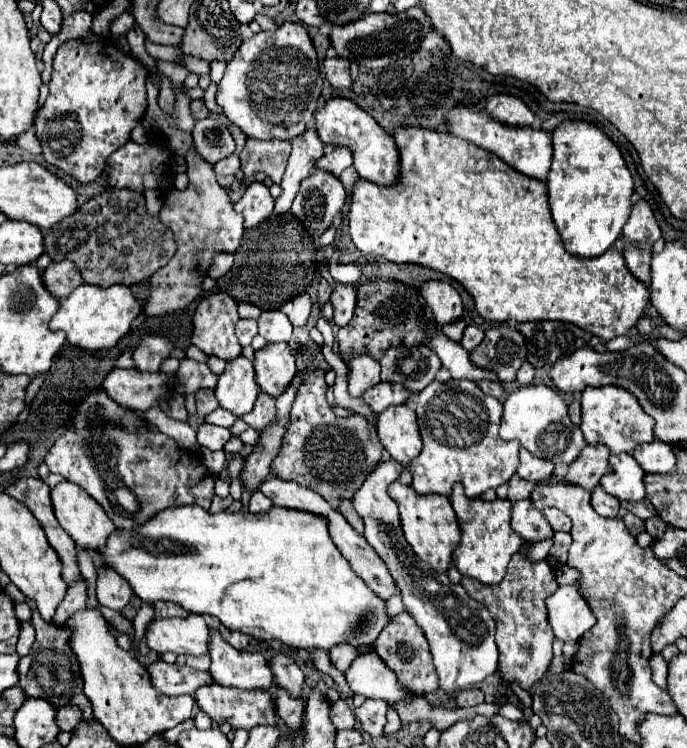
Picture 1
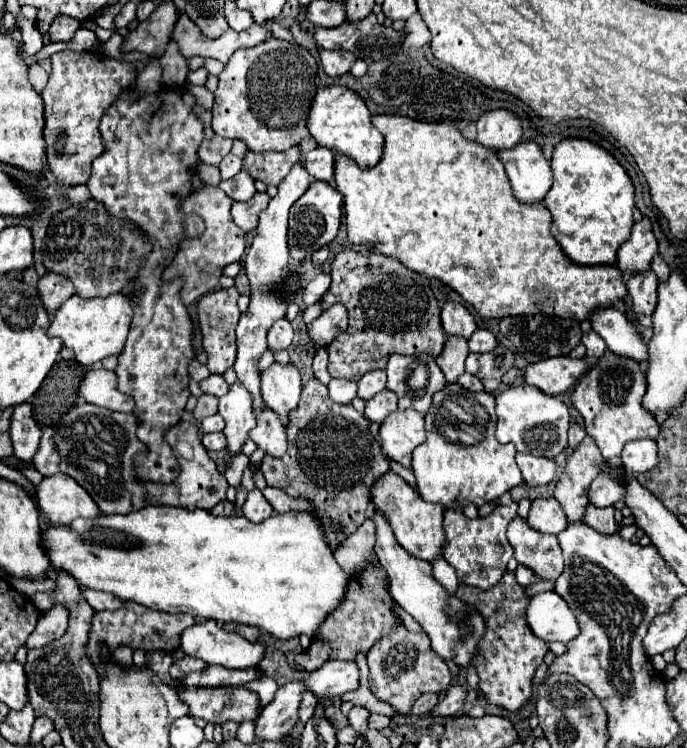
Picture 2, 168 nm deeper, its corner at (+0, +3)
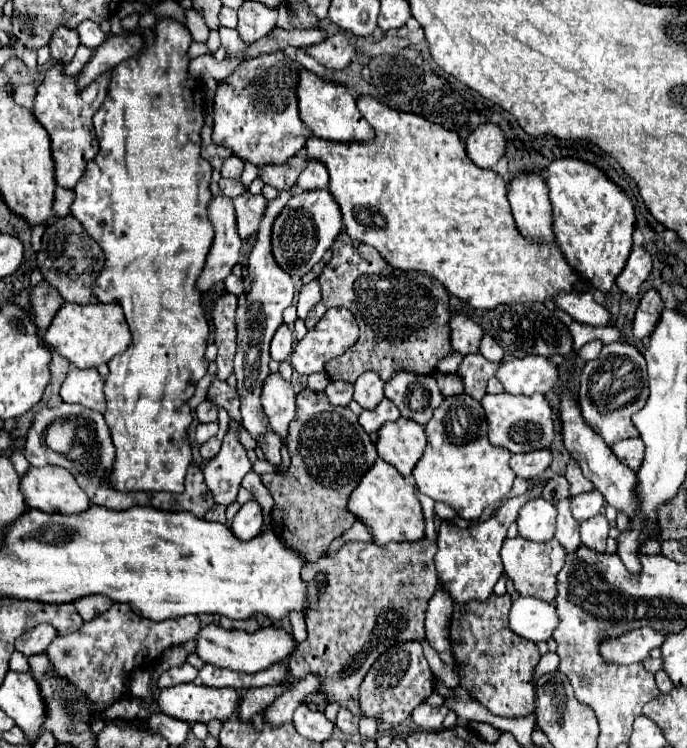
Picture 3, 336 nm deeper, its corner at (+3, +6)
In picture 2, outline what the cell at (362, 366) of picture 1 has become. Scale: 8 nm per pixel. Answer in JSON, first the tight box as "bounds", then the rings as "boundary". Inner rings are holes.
{"bounds":[357,371,387,399],"boundary":[[[369,371],[361,377],[361,381],[357,383],[359,385],[359,397],[361,399],[371,399],[373,395],[377,395],[379,391],[385,389],[385,383],[387,383],[387,375],[385,371]]]}

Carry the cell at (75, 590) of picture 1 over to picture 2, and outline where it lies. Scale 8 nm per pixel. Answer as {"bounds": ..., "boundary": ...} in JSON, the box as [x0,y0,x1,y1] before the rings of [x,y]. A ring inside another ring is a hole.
{"bounds":[25,605,69,649],"boundary":[[[55,605],[53,609],[45,611],[41,615],[41,619],[37,621],[35,631],[25,641],[27,649],[45,647],[55,639],[61,639],[65,629],[67,629],[67,619],[69,619],[69,613],[67,613],[67,609],[63,605]]]}

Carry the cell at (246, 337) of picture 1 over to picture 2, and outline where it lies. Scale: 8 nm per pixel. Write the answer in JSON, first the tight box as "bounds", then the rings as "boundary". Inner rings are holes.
{"bounds":[233,163,311,415],"boundary":[[[295,163],[293,171],[277,187],[279,193],[271,199],[269,207],[259,215],[259,225],[255,229],[257,235],[245,257],[245,273],[251,283],[251,303],[249,303],[249,309],[245,313],[241,313],[241,319],[237,323],[237,361],[235,361],[233,369],[237,371],[239,381],[245,385],[245,389],[253,397],[255,415],[261,415],[261,411],[265,407],[261,393],[259,393],[259,373],[261,371],[257,369],[257,361],[267,351],[267,333],[269,333],[271,325],[277,319],[285,317],[287,301],[281,295],[285,281],[287,281],[287,277],[297,273],[297,265],[291,261],[291,255],[287,249],[287,215],[289,215],[291,205],[309,189],[309,185],[311,185],[311,177],[303,169],[303,163]]]}

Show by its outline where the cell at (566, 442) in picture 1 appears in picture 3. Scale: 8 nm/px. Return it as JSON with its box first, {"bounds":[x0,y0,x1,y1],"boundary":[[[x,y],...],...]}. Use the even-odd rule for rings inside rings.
{"bounds":[482,394,554,452],"boundary":[[[486,394],[482,406],[488,420],[488,436],[494,446],[508,448],[510,452],[532,452],[538,448],[548,448],[554,440],[554,420],[552,408],[542,394],[516,396],[516,394]]]}

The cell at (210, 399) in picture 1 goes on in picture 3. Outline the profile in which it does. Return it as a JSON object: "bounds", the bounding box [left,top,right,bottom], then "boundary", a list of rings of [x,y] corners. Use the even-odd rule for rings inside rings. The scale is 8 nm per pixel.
{"bounds":[196,402,218,422],"boundary":[[[202,402],[198,408],[196,408],[196,418],[200,422],[216,422],[218,420],[218,410],[214,404],[210,402]]]}

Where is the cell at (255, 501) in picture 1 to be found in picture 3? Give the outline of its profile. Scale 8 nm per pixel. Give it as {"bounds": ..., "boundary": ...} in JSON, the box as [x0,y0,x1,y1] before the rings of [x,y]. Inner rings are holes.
{"bounds":[230,500,262,540],"boundary":[[[256,500],[242,504],[242,508],[234,516],[230,528],[242,540],[250,540],[250,538],[258,536],[262,532],[262,508],[260,508],[260,504]]]}

